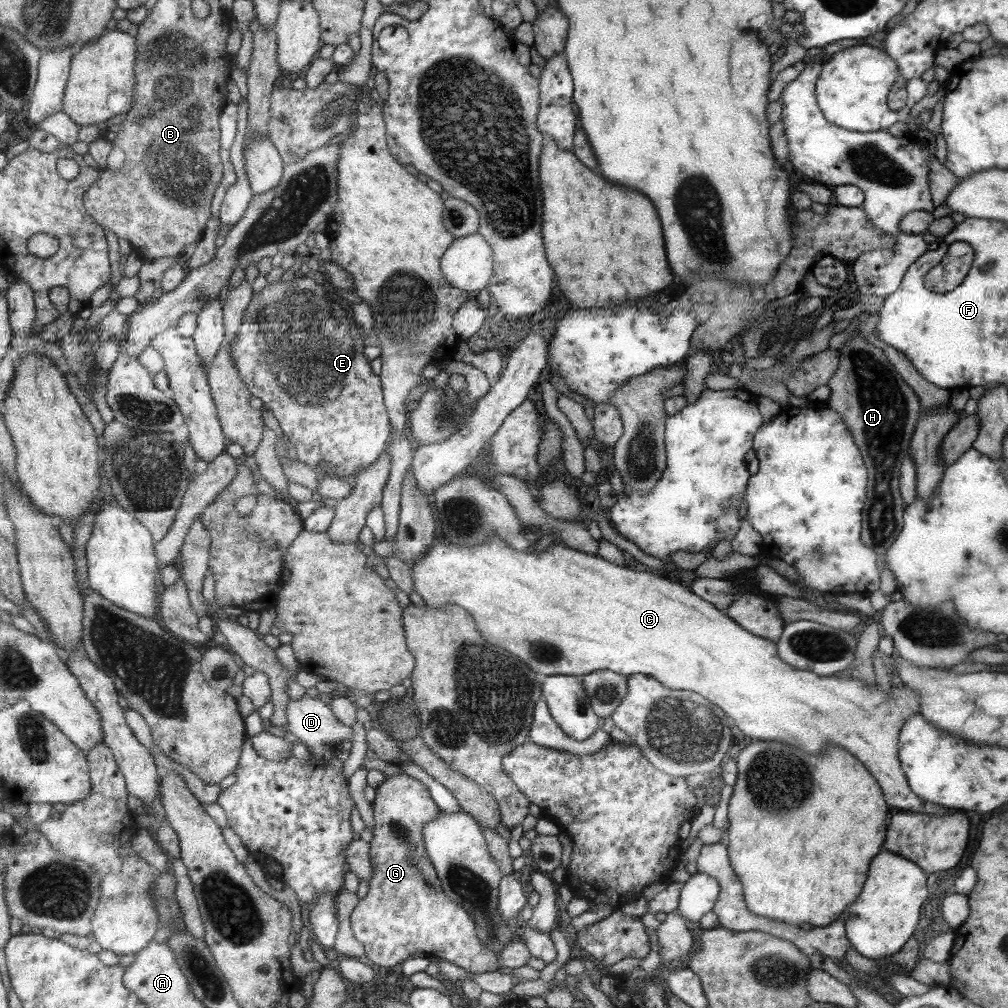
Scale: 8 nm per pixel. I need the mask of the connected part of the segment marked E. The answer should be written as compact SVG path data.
M293 276L291 279L292 281L290 282L278 281L266 285L257 294L252 294L252 298L249 300L247 307L243 310L241 325L237 330L236 336L232 344L229 344L231 360L233 360L235 368L237 368L237 374L239 374L241 382L247 386L249 395L258 398L263 403L262 406L273 414L280 430L282 430L282 434L287 436L287 440L293 444L296 460L303 462L309 468L313 468L318 475L325 475L327 477L329 477L329 474L347 476L347 474L351 474L359 466L373 464L385 448L384 445L389 436L390 422L388 421L387 408L384 406L383 387L381 386L379 375L374 375L372 368L369 368L370 360L367 360L363 356L363 342L361 342L359 330L357 330L355 324L351 326L351 336L349 336L349 318L347 318L347 312L340 305L335 304L329 298L329 294L319 284L315 284L315 280L302 276L299 278Z

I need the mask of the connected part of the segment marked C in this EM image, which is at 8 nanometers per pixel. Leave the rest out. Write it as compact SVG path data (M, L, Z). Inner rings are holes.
M438 534L434 536L431 547L427 549L427 553L423 553L417 561L413 561L410 565L413 586L415 592L421 596L424 604L430 609L439 609L445 605L453 604L461 607L477 624L480 634L492 644L504 647L513 656L521 658L521 662L527 665L529 670L533 670L535 674L545 676L557 675L573 675L581 677L596 670L610 670L615 674L625 675L645 674L651 678L655 678L657 682L671 687L673 690L693 690L695 694L701 694L703 698L709 698L715 706L720 707L729 718L733 718L734 726L737 726L745 736L755 738L755 740L779 740L785 744L793 744L799 746L803 752L807 754L819 754L819 750L827 744L837 744L845 750L849 750L849 754L857 756L865 766L869 766L869 770L873 770L873 778L877 778L877 782L881 782L881 790L886 792L889 806L893 806L895 812L917 813L927 815L945 815L948 812L957 812L957 810L947 810L935 803L926 802L912 794L908 780L901 770L898 739L901 728L904 728L905 721L915 713L921 712L921 696L917 692L911 690L907 684L902 682L901 687L895 687L890 684L889 690L885 694L881 694L881 690L877 688L877 682L872 686L865 686L865 683L855 678L841 678L835 676L817 676L809 670L797 670L789 664L785 664L779 656L777 656L776 643L769 639L759 638L750 631L746 631L744 627L729 616L721 616L721 612L717 612L717 608L710 602L701 600L700 595L689 592L689 588L681 588L679 584L665 580L665 576L653 576L653 573L643 571L633 571L627 567L618 566L608 562L597 555L585 554L584 551L573 550L572 547L562 545L555 540L541 540L536 538L536 543L529 551L516 551L509 546L504 539L492 536L487 538L480 544L470 547L460 547L452 543L445 542L439 538Z

